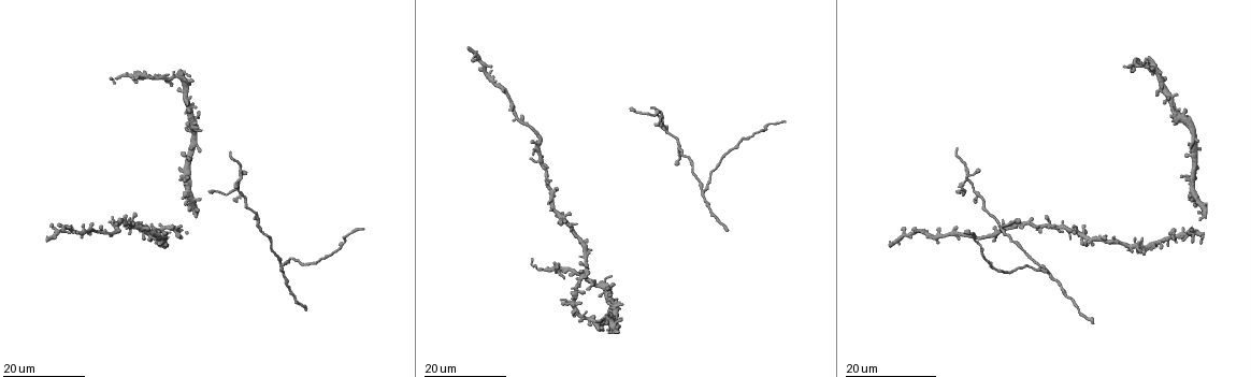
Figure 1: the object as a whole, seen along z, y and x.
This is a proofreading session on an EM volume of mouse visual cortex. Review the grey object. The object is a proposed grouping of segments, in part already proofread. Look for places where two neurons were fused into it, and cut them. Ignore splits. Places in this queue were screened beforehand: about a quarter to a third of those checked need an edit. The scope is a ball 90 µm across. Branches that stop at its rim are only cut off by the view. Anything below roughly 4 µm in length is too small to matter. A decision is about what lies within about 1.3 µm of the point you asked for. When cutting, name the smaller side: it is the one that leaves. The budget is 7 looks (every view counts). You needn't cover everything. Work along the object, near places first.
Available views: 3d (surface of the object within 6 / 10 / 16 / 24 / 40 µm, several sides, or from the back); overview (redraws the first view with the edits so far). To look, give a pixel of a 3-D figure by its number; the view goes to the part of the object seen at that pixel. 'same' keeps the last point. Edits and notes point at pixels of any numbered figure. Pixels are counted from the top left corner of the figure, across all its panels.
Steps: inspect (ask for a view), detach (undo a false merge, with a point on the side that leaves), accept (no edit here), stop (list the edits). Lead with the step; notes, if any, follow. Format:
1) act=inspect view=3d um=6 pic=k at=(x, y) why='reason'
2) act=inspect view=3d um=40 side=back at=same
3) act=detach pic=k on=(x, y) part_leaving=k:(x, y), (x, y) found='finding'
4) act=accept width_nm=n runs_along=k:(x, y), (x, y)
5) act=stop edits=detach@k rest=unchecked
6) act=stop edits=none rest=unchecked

act=inspect view=3d um=16 pic=1 at=(679, 146) why='side arm on a straight run'

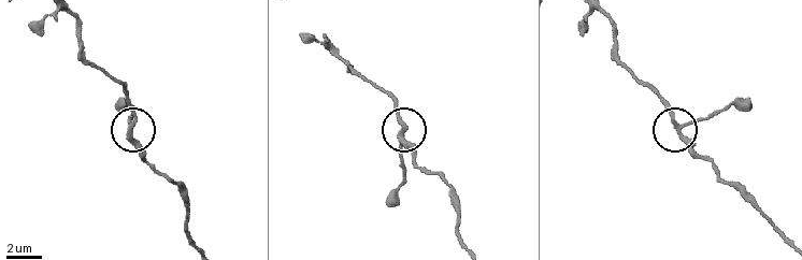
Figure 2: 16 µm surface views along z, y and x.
act=inspect view=3d um=6 pic=2 at=(401, 133)

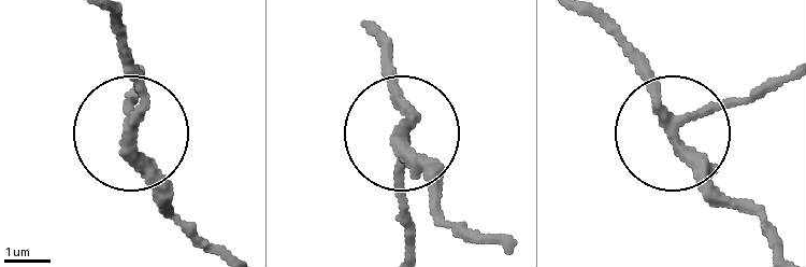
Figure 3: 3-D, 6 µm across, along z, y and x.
act=accept arms=3 found='continuous, no second neuron'

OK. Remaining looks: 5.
act=inspect view=3d um=24 pic=1 at=(701, 190) why='a fork'

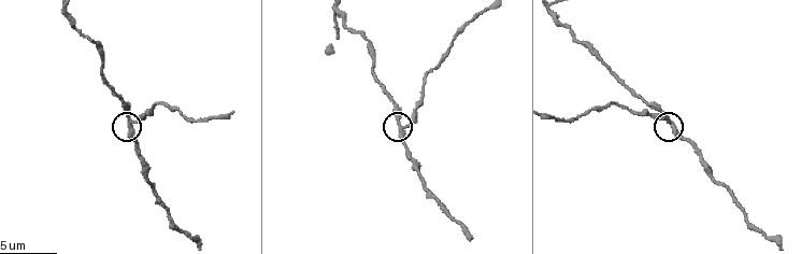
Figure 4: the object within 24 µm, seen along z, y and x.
act=inspect view=3d um=10 pic=4 at=(133, 121) why='zoom in'

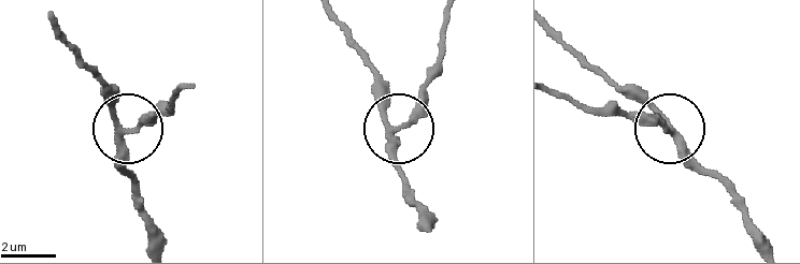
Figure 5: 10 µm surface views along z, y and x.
act=inspect view=3d um=6 pic=5 at=(398, 127) why='closer look'

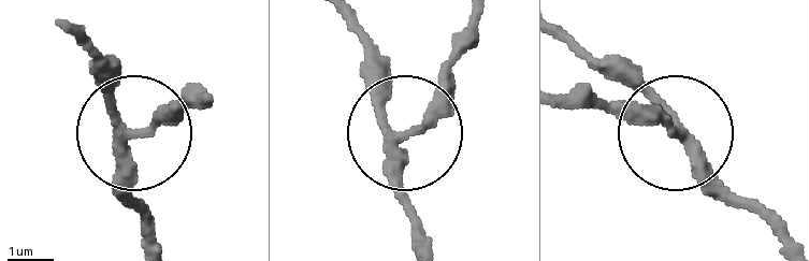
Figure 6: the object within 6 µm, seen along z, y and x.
act=accept arms=3 runs_along=6:(344, 20), (371, 101), (402, 140), (409, 247) found='all the same neuron'

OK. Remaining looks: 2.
act=inspect view=3d um=24 pic=1 at=(238, 179) why='branch point'

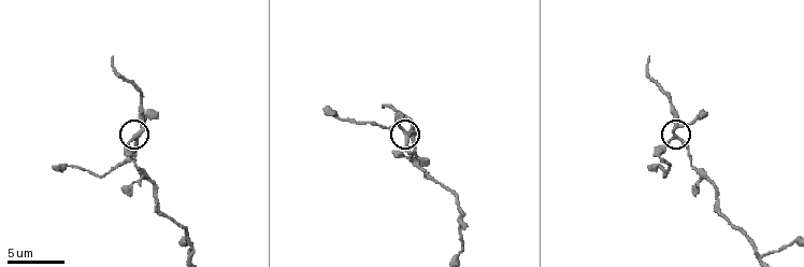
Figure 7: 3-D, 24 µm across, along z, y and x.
act=inspect view=3d um=6 pic=7 at=(407, 135) why='closer look'

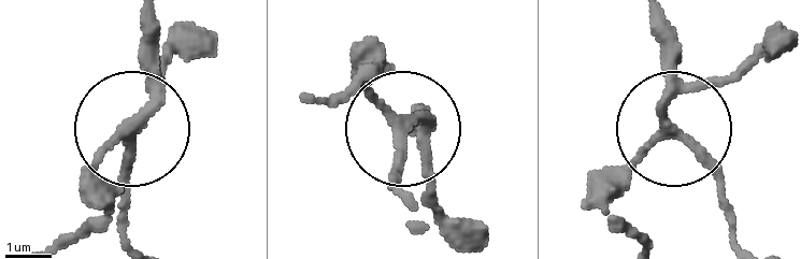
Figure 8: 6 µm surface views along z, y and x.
act=accept width_nm=210 found='one neuron here'

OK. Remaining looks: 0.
act=stop edits=none rest=unchecked

